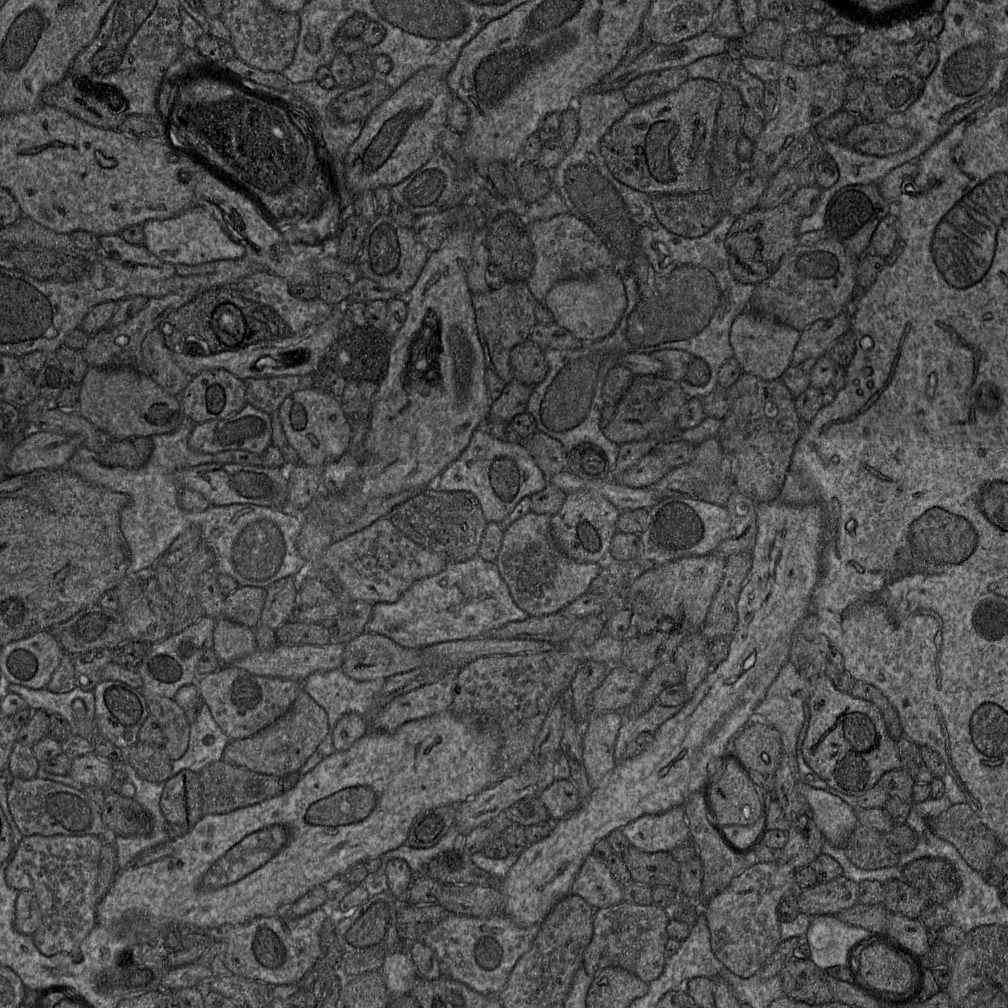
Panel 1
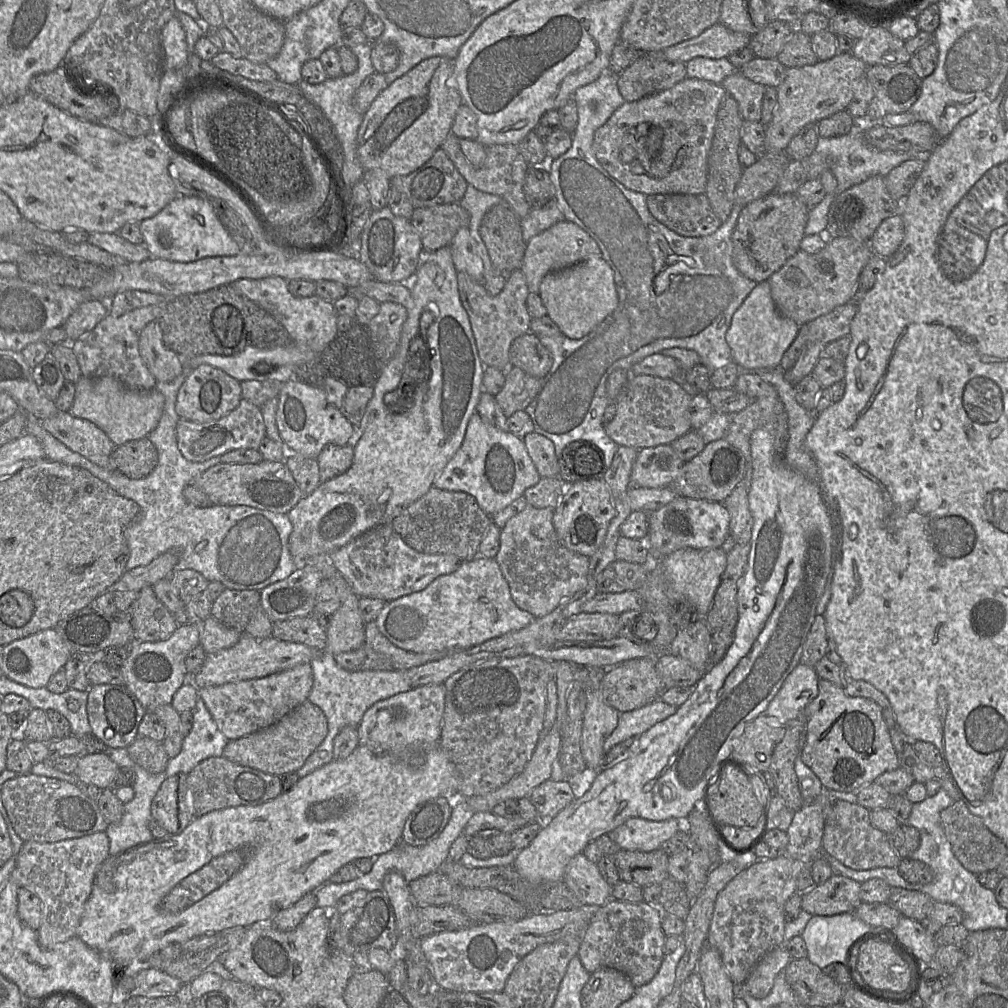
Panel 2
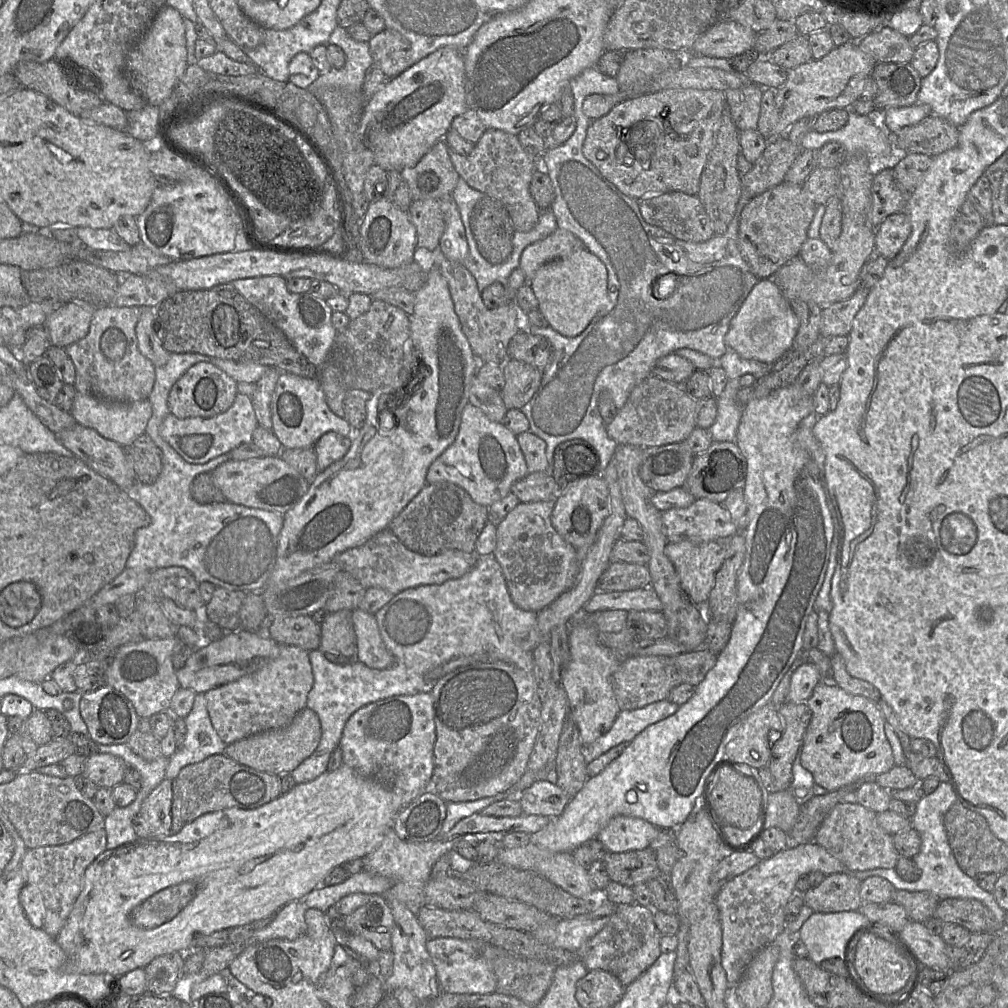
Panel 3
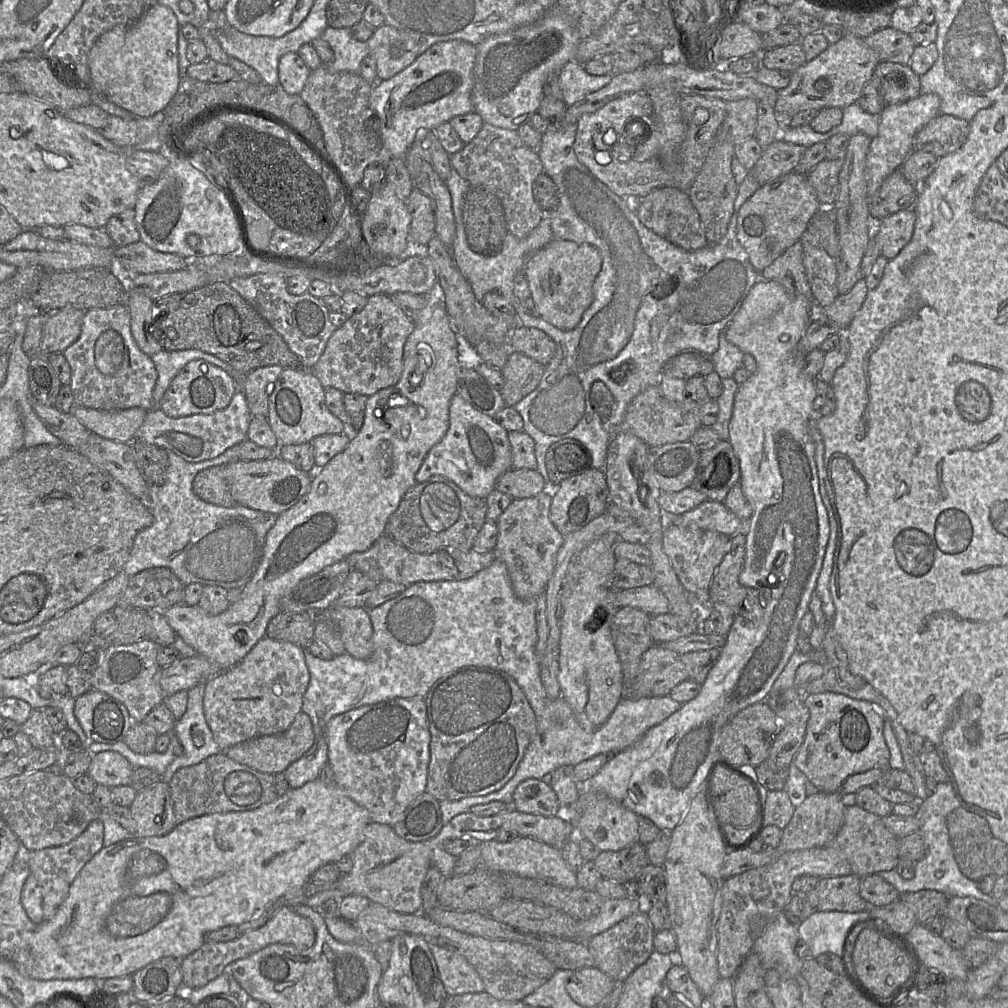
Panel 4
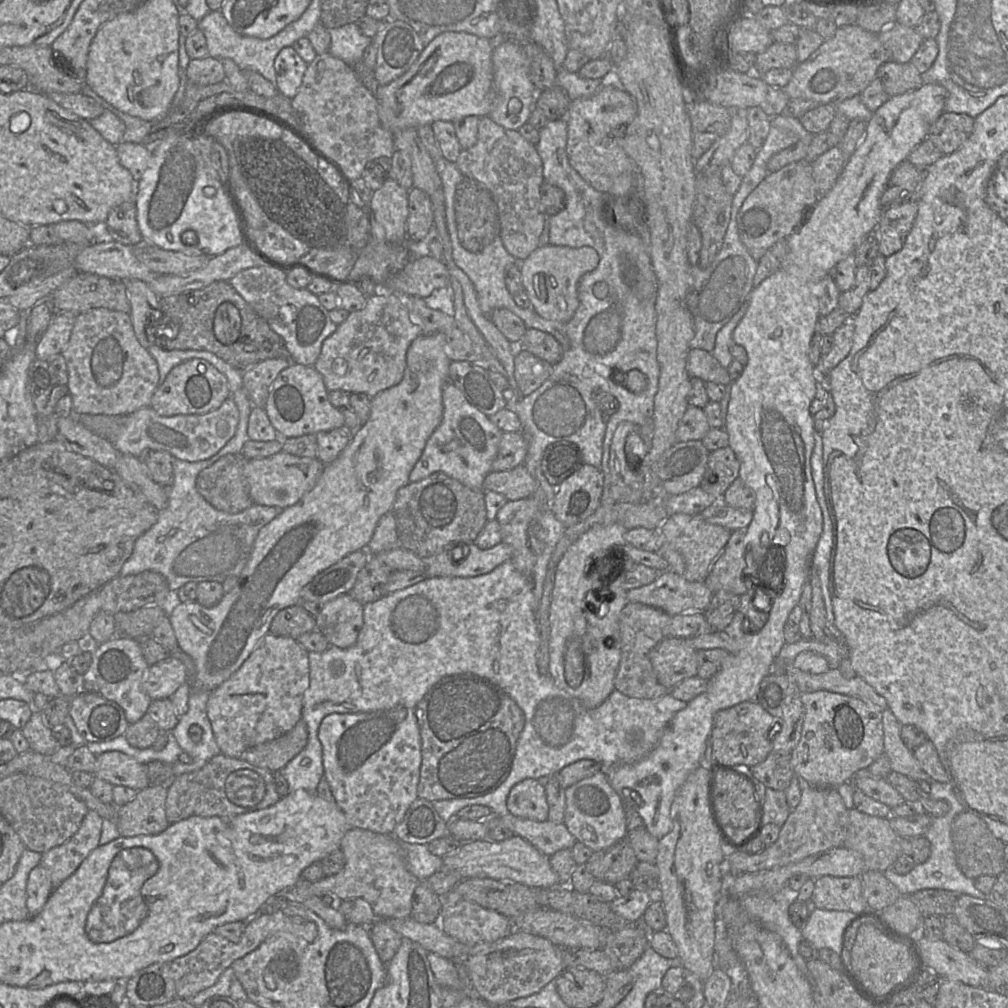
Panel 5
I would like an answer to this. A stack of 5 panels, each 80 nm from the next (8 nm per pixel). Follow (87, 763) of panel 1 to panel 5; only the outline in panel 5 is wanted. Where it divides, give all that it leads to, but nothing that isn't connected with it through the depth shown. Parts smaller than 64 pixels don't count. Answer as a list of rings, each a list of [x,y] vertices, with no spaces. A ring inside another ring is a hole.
[[[117,751],[96,756],[96,770],[93,776],[110,783],[113,787],[124,786],[136,791],[149,787],[147,765]]]

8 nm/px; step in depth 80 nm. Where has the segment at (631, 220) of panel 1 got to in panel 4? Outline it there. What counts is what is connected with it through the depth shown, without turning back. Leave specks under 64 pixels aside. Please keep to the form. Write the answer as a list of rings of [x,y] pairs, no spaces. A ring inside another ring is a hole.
[[[571,60],[560,70],[559,78],[563,100],[567,107],[570,107],[586,95],[607,86],[612,75],[590,75],[585,71],[583,64]],[[552,123],[542,134],[538,155],[543,172],[553,180],[559,196],[557,208],[545,215],[551,220],[553,239],[595,247],[602,257],[602,267],[593,283],[593,301],[574,329],[561,330],[540,316],[519,316],[522,326],[542,330],[555,341],[556,354],[546,365],[537,388],[513,406],[523,419],[523,431],[535,442],[536,470],[543,476],[547,489],[552,493],[557,486],[550,480],[546,469],[545,456],[548,448],[563,439],[579,440],[592,453],[592,466],[605,472],[608,448],[615,438],[613,429],[624,420],[631,400],[649,386],[660,386],[660,376],[665,365],[676,355],[682,352],[699,352],[710,357],[714,354],[719,348],[721,332],[725,331],[752,287],[760,279],[760,273],[752,266],[737,237],[740,208],[761,187],[750,172],[738,187],[725,236],[718,244],[706,245],[696,251],[686,251],[641,223],[636,214],[636,200],[639,198],[616,195],[578,161],[573,149],[576,131],[577,123]],[[659,293],[670,295],[658,298]],[[627,367],[628,370],[625,371]],[[596,381],[604,383],[615,400],[615,409],[607,425],[592,404],[591,389]]]

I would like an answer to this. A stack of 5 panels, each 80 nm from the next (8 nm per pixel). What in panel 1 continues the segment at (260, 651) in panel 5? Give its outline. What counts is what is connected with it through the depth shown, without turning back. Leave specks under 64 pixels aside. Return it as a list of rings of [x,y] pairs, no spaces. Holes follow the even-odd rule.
[[[228,665],[195,682],[198,696],[209,707],[213,719],[230,740],[249,738],[274,723],[289,710],[303,690],[303,682],[257,676]]]

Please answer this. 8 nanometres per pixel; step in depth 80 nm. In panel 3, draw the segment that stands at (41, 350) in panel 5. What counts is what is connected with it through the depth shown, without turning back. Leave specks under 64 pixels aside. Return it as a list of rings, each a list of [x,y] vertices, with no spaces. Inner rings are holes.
[[[88,302],[60,305],[42,325],[49,333],[51,346],[66,348],[84,338],[96,307]]]

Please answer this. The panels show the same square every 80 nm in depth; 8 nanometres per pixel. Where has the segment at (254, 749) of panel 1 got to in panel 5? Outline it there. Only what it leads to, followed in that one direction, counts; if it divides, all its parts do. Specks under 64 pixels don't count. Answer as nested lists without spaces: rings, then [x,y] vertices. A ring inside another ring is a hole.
[[[301,718],[284,735],[249,748],[239,759],[274,773],[281,771],[289,761],[297,756],[305,748],[307,740],[307,725]]]

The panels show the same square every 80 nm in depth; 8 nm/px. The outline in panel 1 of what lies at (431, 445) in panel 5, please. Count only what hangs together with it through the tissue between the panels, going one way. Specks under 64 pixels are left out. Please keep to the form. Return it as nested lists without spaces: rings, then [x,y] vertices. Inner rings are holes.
[[[477,428],[462,454],[438,477],[431,488],[443,492],[467,491],[478,500],[487,522],[500,522],[523,497],[543,490],[548,479],[523,442],[503,442]]]

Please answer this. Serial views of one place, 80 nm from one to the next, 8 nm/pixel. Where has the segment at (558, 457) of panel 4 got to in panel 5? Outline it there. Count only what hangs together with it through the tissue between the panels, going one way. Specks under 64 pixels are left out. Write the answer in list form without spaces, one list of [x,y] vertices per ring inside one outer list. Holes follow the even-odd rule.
[[[559,441],[550,444],[544,451],[541,469],[547,481],[558,488],[559,485],[575,471],[579,470],[584,464],[583,454],[579,446],[573,442]]]

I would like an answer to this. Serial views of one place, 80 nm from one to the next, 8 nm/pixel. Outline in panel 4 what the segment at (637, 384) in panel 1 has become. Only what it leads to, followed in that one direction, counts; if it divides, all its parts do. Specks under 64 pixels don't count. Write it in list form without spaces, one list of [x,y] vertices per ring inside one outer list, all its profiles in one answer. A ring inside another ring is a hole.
[[[659,385],[649,386],[631,400],[624,420],[613,429],[613,433],[615,436],[619,433],[633,434],[649,447],[688,442],[702,426],[699,410],[699,404],[688,398],[680,402],[670,401],[664,397]]]

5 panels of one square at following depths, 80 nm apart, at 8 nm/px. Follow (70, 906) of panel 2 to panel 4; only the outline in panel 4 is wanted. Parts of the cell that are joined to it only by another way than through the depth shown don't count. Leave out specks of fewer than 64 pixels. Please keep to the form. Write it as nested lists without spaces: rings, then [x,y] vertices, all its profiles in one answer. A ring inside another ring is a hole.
[[[101,819],[92,821],[85,831],[68,844],[30,852],[29,869],[36,878],[42,895],[43,919],[52,918],[66,899],[70,886],[84,865],[103,846],[104,827]]]

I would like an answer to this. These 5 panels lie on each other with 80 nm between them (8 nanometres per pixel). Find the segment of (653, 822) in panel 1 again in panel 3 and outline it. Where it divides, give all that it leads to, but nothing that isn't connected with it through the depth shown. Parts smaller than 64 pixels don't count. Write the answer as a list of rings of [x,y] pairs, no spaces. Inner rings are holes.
[[[619,815],[613,817],[599,832],[596,839],[601,841],[609,852],[627,852],[648,848],[650,843],[658,836],[660,829],[644,819]]]

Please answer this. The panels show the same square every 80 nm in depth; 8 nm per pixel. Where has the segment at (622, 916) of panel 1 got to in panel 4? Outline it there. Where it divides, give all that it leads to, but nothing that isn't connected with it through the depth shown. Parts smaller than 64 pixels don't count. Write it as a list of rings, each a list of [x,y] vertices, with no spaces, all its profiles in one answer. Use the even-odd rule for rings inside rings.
[[[644,910],[630,915],[605,932],[592,937],[586,943],[595,960],[595,967],[615,981],[625,982],[630,974],[644,964],[654,949],[654,935],[650,921]]]

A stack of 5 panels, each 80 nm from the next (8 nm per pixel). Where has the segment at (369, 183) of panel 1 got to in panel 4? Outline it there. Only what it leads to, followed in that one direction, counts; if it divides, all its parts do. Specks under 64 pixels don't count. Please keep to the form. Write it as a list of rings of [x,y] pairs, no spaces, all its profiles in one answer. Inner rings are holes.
[[[466,41],[439,42],[394,77],[373,85],[369,106],[380,124],[382,140],[391,159],[404,158],[423,132],[474,111],[472,88],[476,54],[476,45]]]

